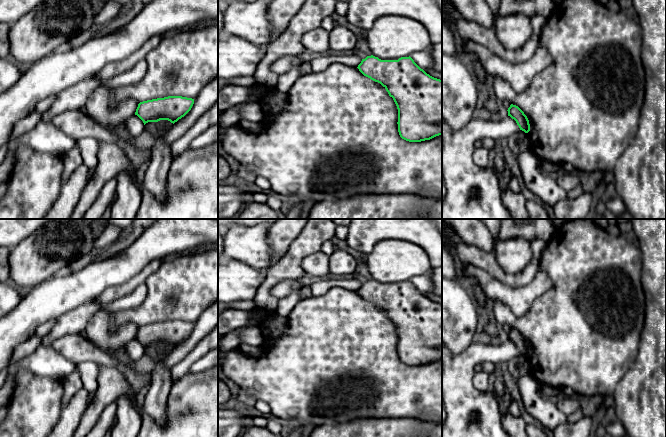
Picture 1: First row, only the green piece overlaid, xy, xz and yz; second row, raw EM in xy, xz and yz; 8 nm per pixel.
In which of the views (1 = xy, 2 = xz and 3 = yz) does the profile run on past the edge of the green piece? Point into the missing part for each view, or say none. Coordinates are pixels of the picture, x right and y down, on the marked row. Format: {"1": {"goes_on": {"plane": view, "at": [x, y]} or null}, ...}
{"1": {"goes_on": null}, "2": {"goes_on": null}, "3": {"goes_on": null}}

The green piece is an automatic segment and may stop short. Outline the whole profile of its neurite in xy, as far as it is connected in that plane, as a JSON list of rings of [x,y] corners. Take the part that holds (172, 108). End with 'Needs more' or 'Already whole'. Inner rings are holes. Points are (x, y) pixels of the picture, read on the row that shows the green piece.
[[[168,96],[140,102],[136,109],[137,115],[144,123],[168,120],[177,122],[192,108],[194,99],[182,96]]]. Already whole

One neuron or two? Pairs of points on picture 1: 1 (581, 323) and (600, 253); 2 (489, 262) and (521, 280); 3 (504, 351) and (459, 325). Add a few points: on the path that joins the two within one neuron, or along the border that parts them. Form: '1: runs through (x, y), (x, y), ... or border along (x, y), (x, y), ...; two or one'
1: runs through (574, 306), (570, 301), (571, 292), (589, 270); one
2: runs through (496, 270), (503, 277), (513, 280); one
3: border along (474, 341), (460, 352), (454, 354); two

